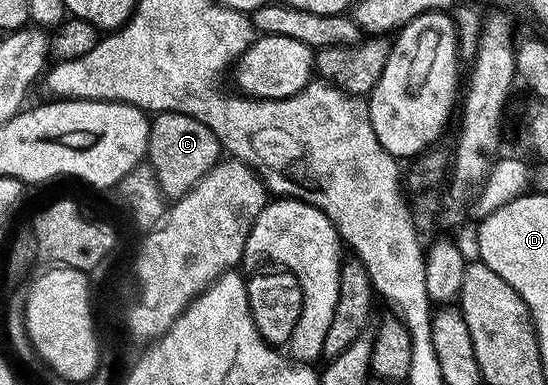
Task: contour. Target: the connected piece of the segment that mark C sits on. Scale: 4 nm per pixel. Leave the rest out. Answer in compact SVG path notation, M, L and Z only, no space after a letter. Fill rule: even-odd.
M159 112L151 119L148 164L154 169L163 197L177 198L188 194L188 190L195 188L219 163L218 152L220 145L216 134L212 134L204 122L196 122L196 118L188 114Z

